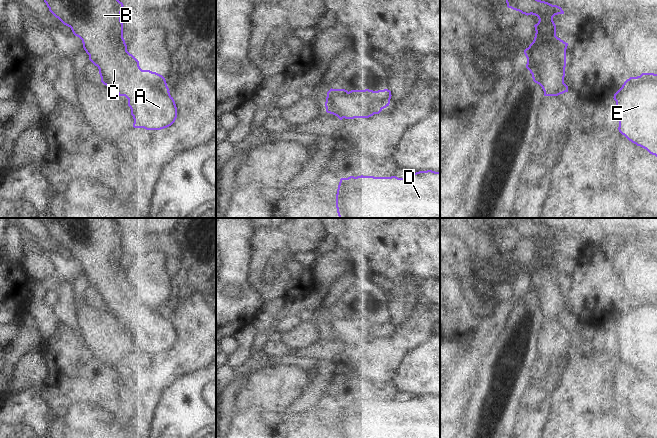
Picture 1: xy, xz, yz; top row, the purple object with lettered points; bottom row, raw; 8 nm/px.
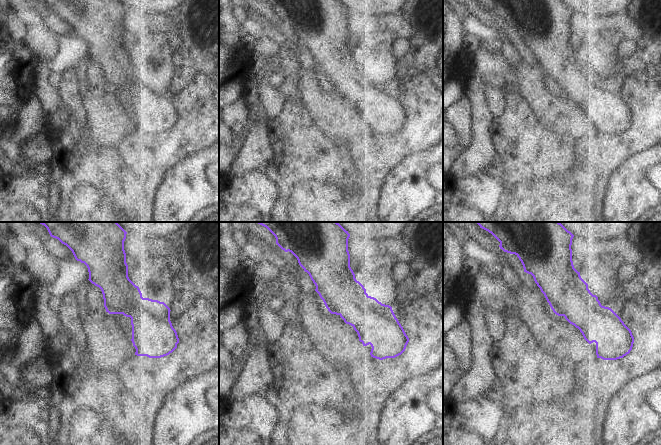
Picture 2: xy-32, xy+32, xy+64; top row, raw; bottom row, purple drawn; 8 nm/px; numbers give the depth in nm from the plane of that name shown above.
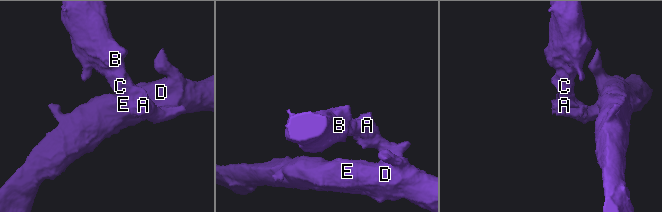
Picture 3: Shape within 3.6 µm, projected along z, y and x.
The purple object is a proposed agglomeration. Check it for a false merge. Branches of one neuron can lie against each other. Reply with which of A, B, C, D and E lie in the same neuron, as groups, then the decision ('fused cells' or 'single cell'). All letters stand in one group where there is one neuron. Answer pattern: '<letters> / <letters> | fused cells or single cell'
A B C D E | single cell

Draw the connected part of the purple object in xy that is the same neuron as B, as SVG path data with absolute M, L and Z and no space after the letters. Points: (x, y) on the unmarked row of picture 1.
M113 218L34 219L43 223L49 235L82 264L89 284L99 293L101 306L110 312L115 310L118 319L128 323L134 352L161 354L175 346L177 331L165 302L156 296L142 294L139 285L127 275L121 245L122 226Z

